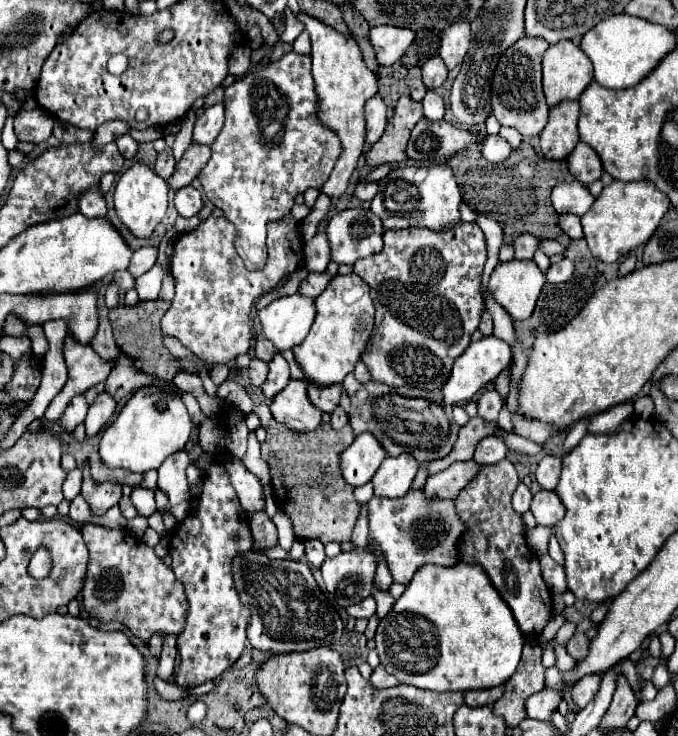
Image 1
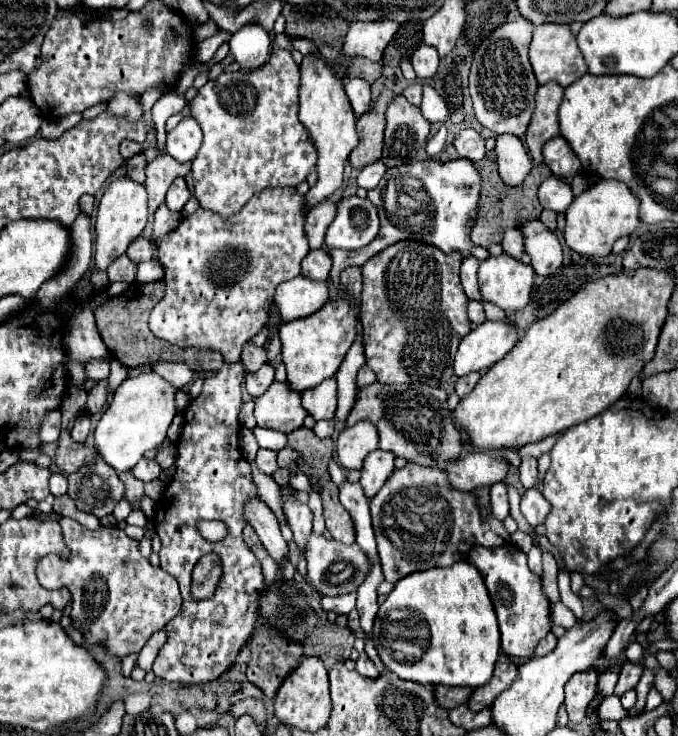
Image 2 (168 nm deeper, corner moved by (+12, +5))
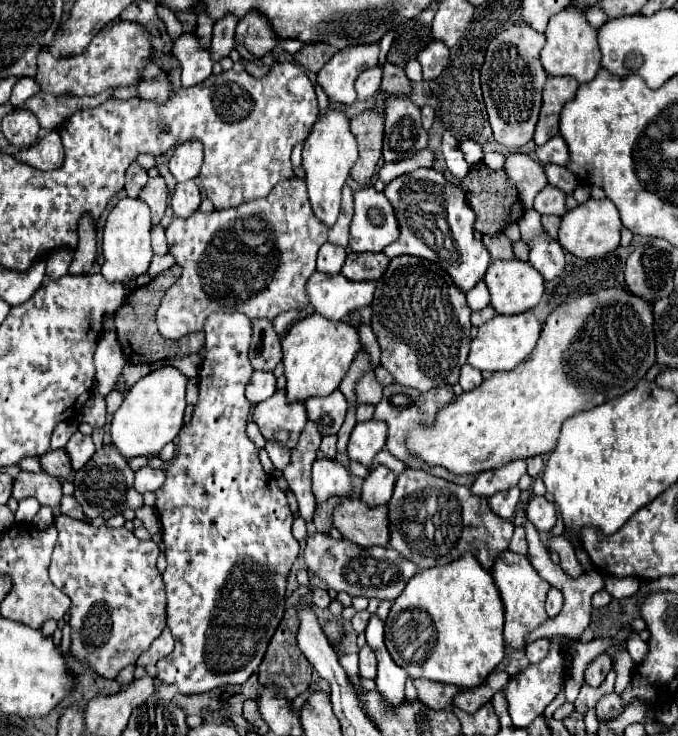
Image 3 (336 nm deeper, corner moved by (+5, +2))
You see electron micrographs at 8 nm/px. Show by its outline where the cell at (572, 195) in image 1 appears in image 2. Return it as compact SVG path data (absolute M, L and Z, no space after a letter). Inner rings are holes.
M550 176L540 184L538 200L540 200L542 208L546 208L546 210L566 212L566 208L574 200L574 196L572 196L572 190L570 190L570 186L566 182L562 182L556 176Z

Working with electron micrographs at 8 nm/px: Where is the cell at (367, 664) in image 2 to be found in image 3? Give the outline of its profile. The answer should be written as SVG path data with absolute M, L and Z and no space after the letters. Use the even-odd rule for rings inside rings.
M365 645L359 651L359 673L365 679L375 679L377 675L377 661L375 661L375 653L371 651L369 645Z

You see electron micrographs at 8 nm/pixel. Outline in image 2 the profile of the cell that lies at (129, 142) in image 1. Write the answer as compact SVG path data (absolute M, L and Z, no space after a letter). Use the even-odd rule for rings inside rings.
M124 140L124 144L120 146L120 154L128 160L128 158L132 158L132 156L136 156L136 154L140 154L142 152L142 144L138 144L138 142L132 142L132 140Z

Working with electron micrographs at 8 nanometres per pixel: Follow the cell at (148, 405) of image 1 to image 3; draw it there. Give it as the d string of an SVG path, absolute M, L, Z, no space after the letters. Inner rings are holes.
M165 367L145 375L127 391L121 407L111 421L111 441L125 459L139 455L153 457L177 437L179 429L183 427L183 413L187 405L185 385L187 377L179 369Z

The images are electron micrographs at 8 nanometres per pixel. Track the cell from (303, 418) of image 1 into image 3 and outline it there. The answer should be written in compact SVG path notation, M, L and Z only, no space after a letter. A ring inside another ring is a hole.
M277 391L271 399L255 405L253 421L265 439L275 439L293 449L307 423L307 413L303 403L287 403L285 391Z

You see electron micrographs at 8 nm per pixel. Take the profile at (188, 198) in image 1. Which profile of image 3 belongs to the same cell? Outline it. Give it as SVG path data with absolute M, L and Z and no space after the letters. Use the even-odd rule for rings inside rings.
M195 181L177 183L173 199L171 199L171 207L177 217L189 217L191 213L197 211L199 203L201 203L201 195Z

